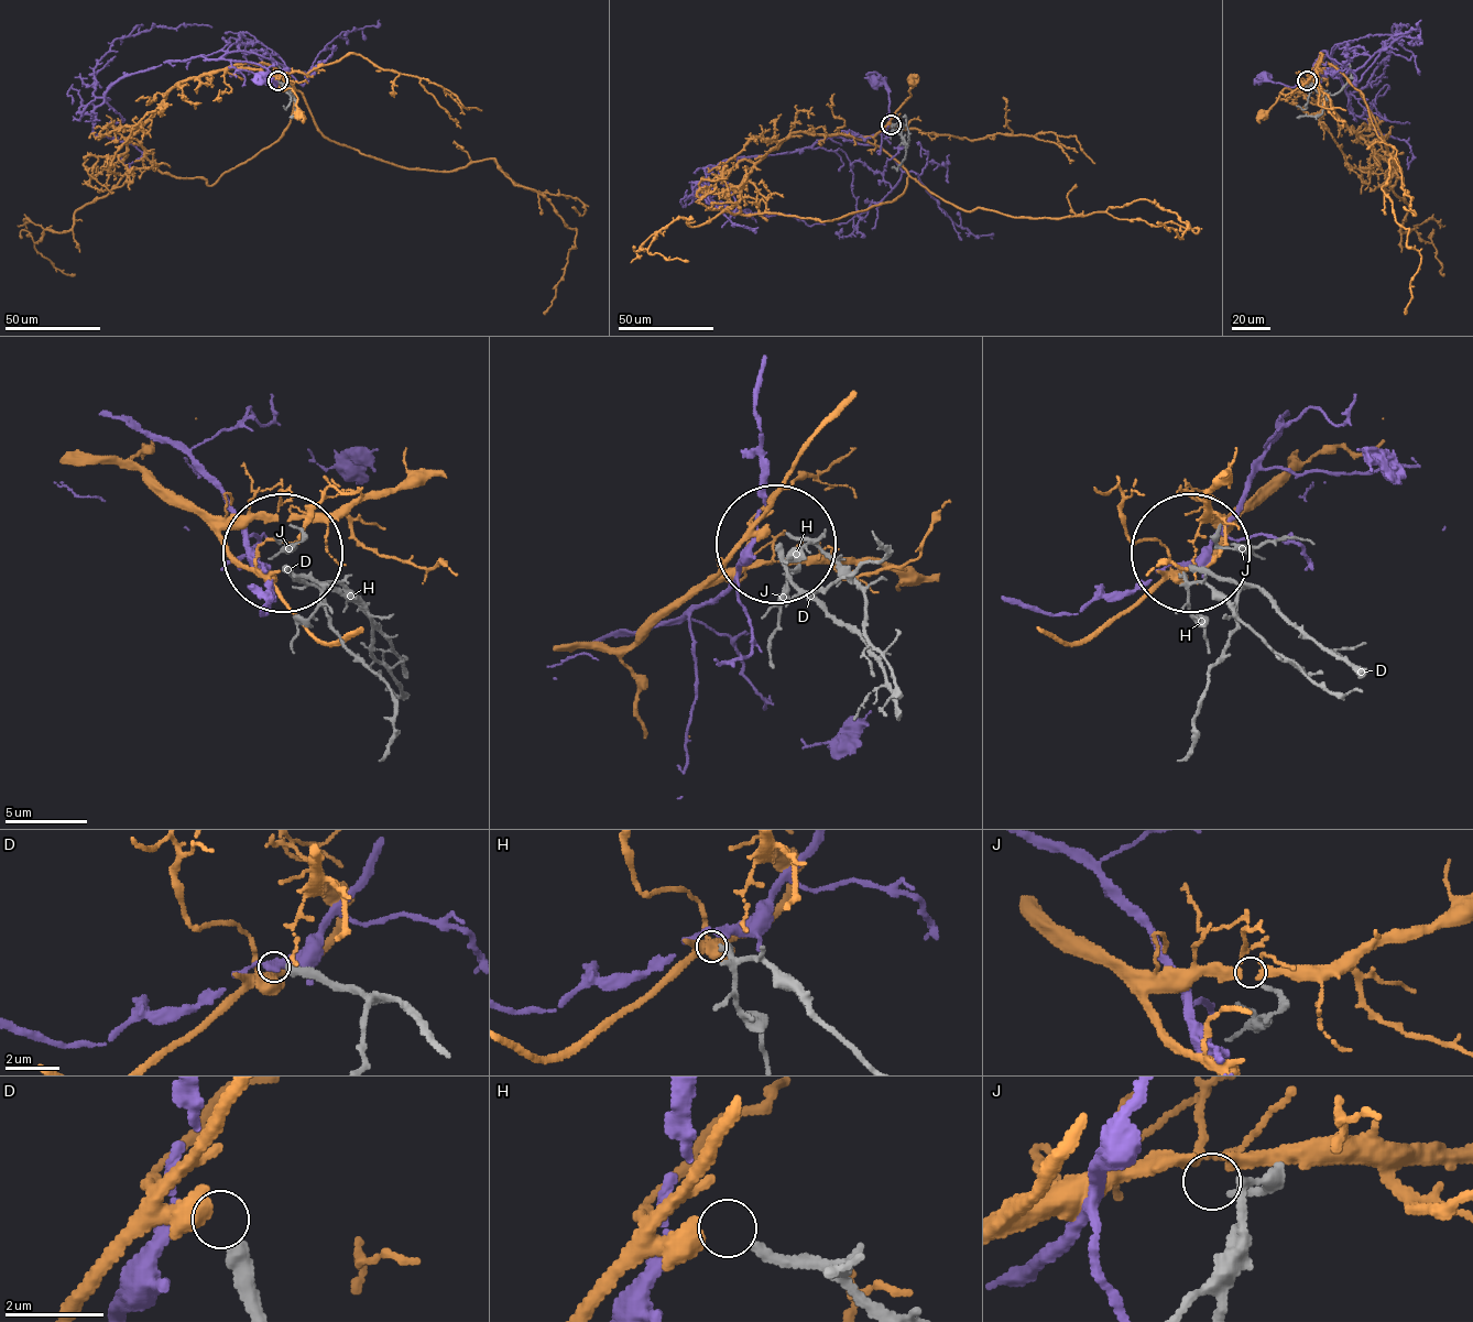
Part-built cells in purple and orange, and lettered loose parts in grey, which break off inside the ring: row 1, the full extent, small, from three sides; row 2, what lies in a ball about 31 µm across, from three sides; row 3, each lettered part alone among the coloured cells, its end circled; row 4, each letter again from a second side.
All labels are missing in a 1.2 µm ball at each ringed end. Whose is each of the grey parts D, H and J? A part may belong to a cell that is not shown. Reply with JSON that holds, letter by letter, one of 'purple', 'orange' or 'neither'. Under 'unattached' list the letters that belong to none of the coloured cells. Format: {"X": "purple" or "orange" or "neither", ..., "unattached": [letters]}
{"D": "purple", "H": "orange", "J": "neither", "unattached": ["J"]}

